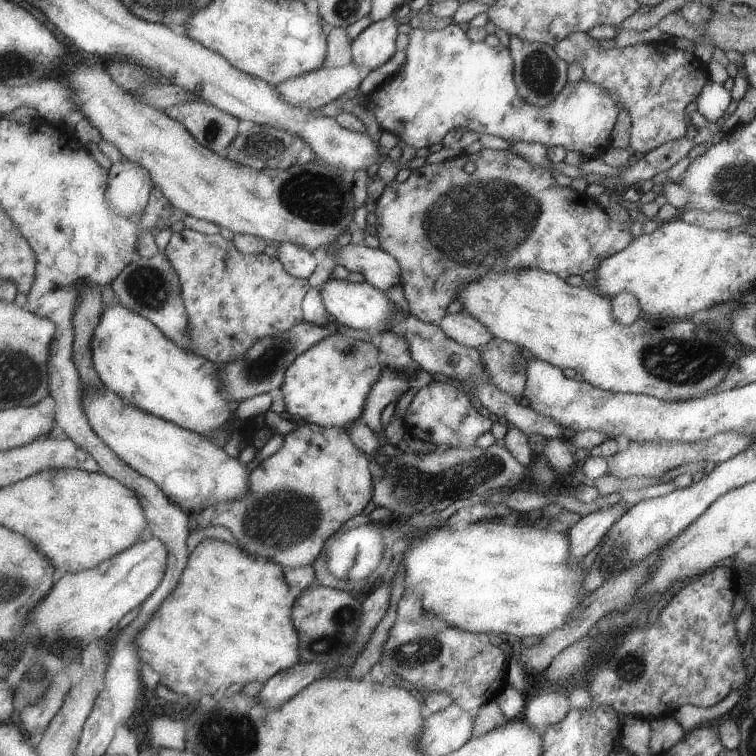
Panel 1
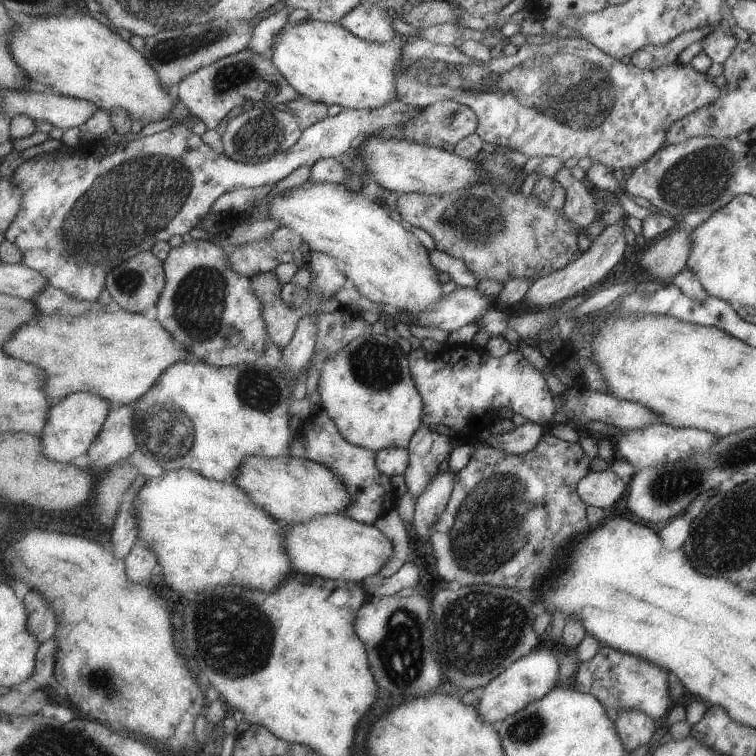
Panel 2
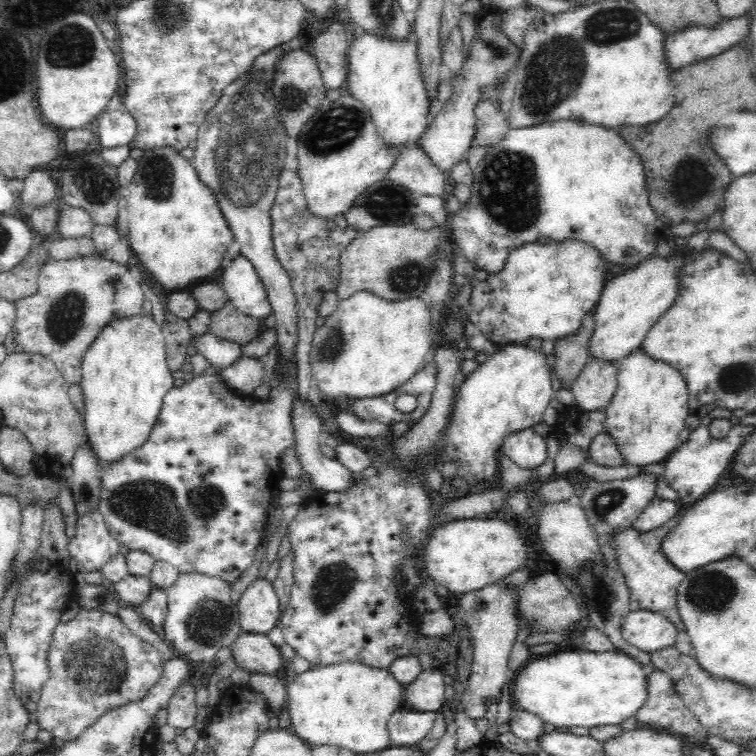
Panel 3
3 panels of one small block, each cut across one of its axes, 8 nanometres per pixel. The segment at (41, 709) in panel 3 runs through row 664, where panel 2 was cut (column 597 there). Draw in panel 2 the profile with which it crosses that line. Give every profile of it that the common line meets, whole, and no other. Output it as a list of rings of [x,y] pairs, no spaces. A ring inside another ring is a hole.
[[[419,37],[404,38],[404,45],[400,48],[401,56],[407,56],[415,60],[415,65],[409,72],[396,74],[394,76],[395,99],[411,105],[412,107],[425,108],[430,104],[445,99],[451,99],[459,104],[468,106],[477,115],[477,128],[474,130],[482,142],[489,142],[499,146],[505,146],[511,151],[521,152],[523,156],[531,157],[553,157],[565,162],[567,158],[583,158],[588,156],[592,162],[608,166],[610,169],[621,168],[626,173],[633,170],[638,164],[645,162],[656,150],[665,144],[666,132],[669,127],[686,114],[701,108],[702,106],[717,100],[720,95],[718,86],[713,83],[713,78],[708,78],[706,73],[696,71],[689,63],[679,64],[677,62],[657,67],[653,70],[641,70],[633,66],[630,62],[623,62],[610,57],[603,51],[600,51],[595,45],[587,42],[587,39],[573,37],[558,38],[554,42],[547,42],[544,45],[532,45],[531,42],[523,42],[518,46],[518,51],[511,56],[501,55],[500,58],[490,59],[489,62],[473,60],[465,56],[457,47],[453,45],[436,45],[428,43]],[[419,60],[430,60],[433,64],[428,71],[420,70]]]

